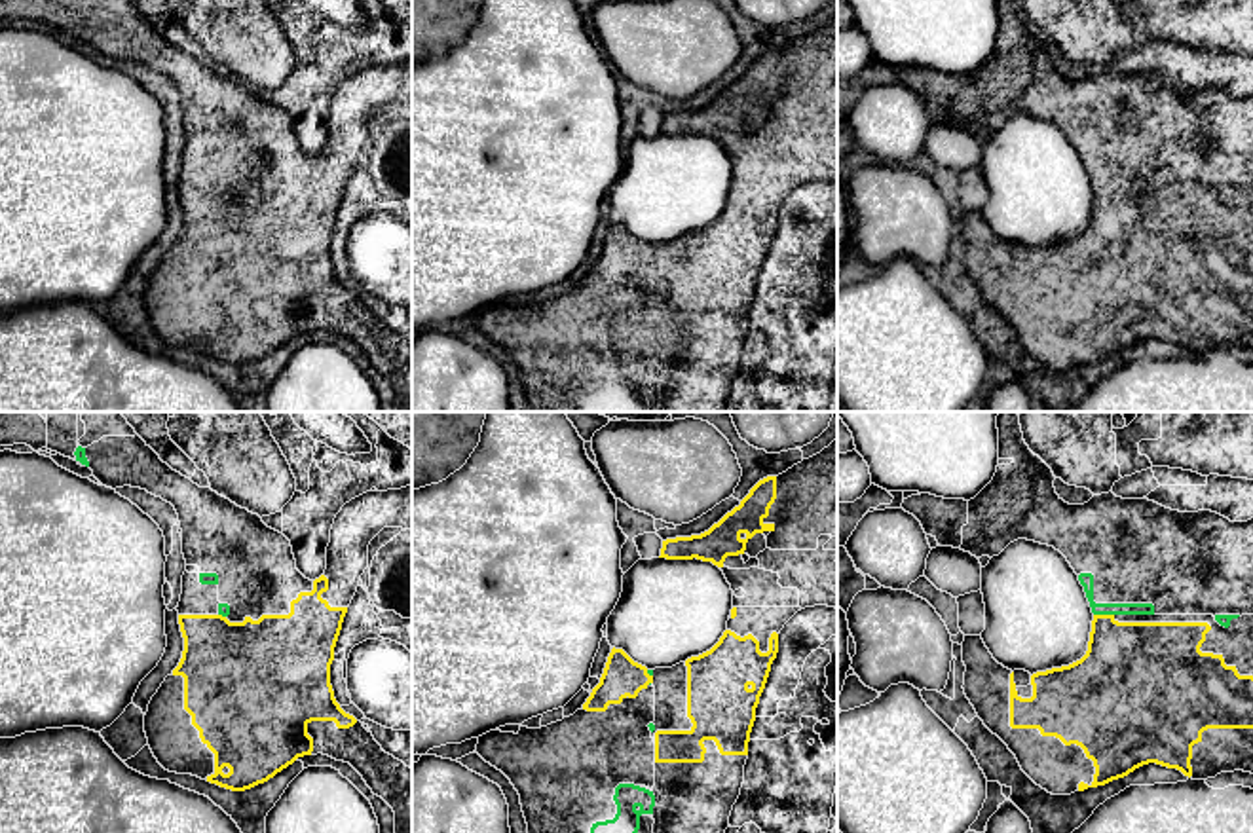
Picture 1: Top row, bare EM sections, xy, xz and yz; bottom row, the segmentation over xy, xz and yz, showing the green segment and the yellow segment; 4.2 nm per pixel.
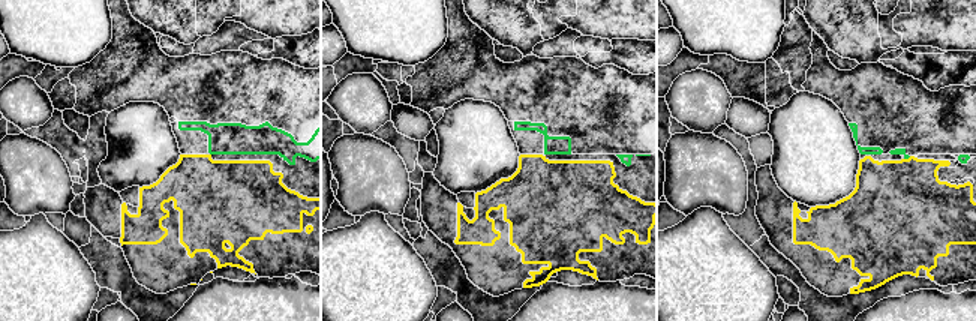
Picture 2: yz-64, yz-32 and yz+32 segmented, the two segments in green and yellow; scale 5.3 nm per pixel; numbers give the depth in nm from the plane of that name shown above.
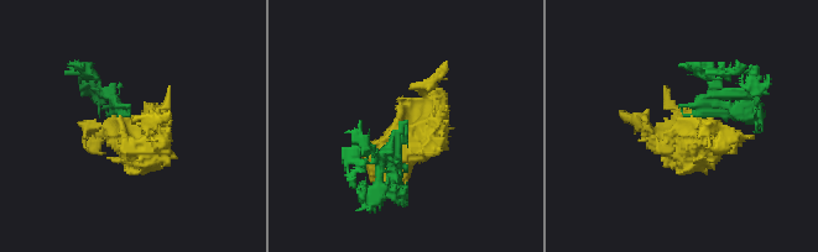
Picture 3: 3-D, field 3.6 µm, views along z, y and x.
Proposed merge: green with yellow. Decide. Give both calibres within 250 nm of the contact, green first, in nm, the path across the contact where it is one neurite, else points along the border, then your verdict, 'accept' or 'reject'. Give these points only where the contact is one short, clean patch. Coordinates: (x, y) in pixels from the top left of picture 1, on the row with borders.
60 nm thick on the green side, 380 nm on the other; accept

